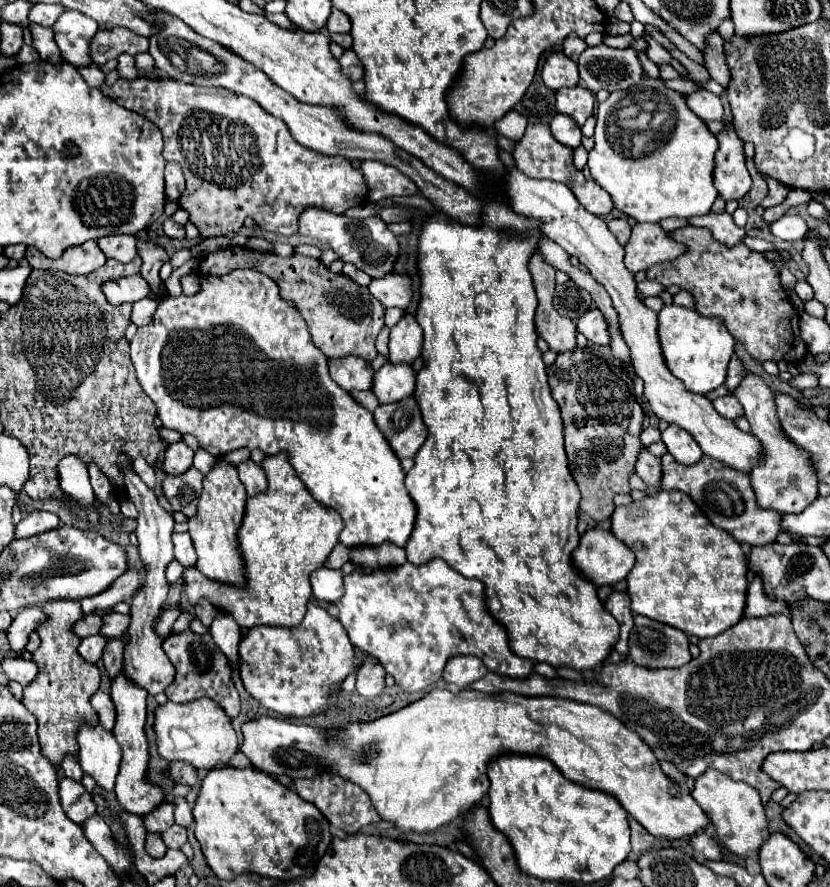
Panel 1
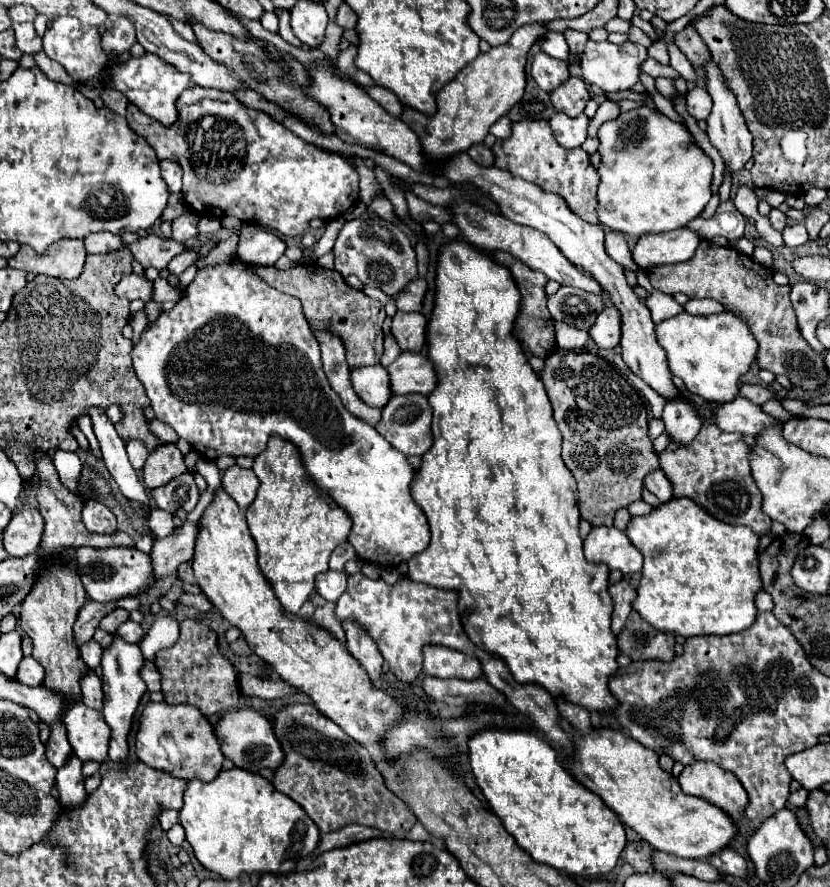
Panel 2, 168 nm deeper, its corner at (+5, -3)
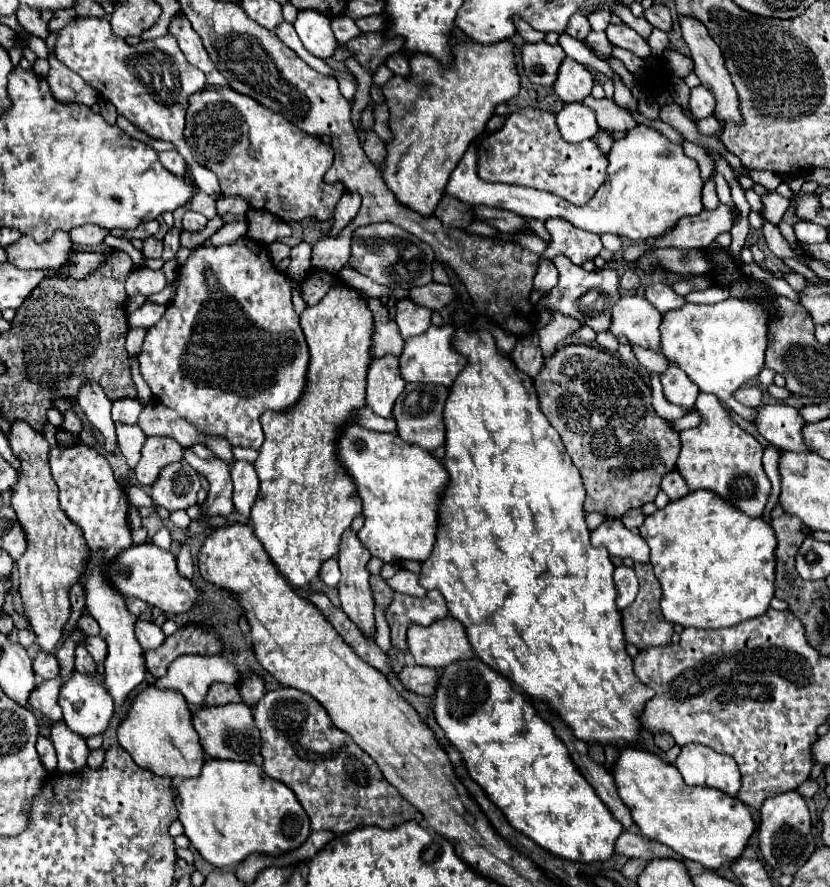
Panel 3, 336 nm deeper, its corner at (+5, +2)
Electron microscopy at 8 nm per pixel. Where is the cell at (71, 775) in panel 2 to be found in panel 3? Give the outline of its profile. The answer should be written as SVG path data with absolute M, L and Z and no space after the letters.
M57 721L51 725L51 735L49 735L57 757L59 757L59 771L71 771L75 773L77 769L81 769L87 763L87 741L73 733L65 721Z

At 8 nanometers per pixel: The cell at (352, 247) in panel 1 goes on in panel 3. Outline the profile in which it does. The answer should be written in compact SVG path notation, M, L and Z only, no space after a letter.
M377 223L377 225L367 225L357 229L353 235L353 253L349 259L349 265L371 277L373 281L389 287L389 289L411 289L411 287L423 287L433 281L433 261L435 253L433 249L417 239L415 235L407 233L405 229L391 225L391 223Z

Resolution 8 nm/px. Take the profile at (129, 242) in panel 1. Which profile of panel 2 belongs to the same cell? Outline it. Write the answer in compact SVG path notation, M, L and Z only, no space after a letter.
M95 232L85 238L85 246L89 254L109 254L125 248L125 242L121 240L121 236L115 236L111 232Z

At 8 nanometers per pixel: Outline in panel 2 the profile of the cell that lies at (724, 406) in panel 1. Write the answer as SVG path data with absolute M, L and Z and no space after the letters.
M735 398L733 402L725 402L715 410L715 424L723 432L739 432L755 436L765 426L781 426L779 420L767 416L761 406L745 398Z

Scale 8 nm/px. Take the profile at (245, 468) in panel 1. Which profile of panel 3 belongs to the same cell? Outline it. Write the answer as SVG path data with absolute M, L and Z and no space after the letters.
M235 461L231 469L231 479L233 479L233 505L235 511L243 517L249 519L251 507L257 499L259 493L259 479L251 463L245 461Z

